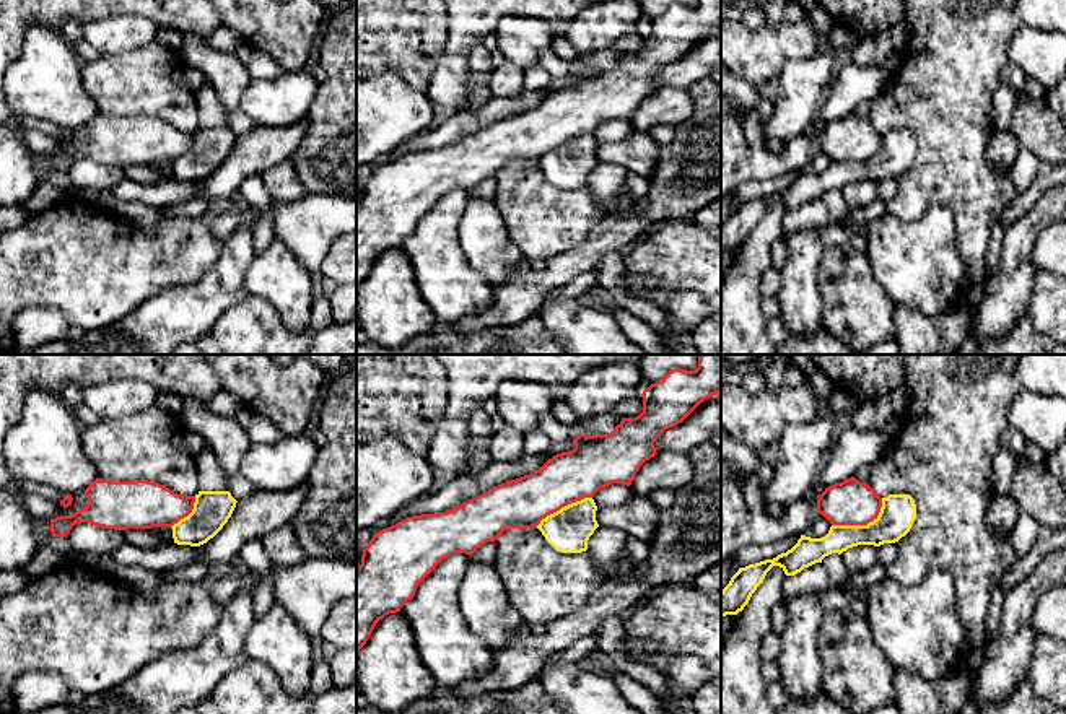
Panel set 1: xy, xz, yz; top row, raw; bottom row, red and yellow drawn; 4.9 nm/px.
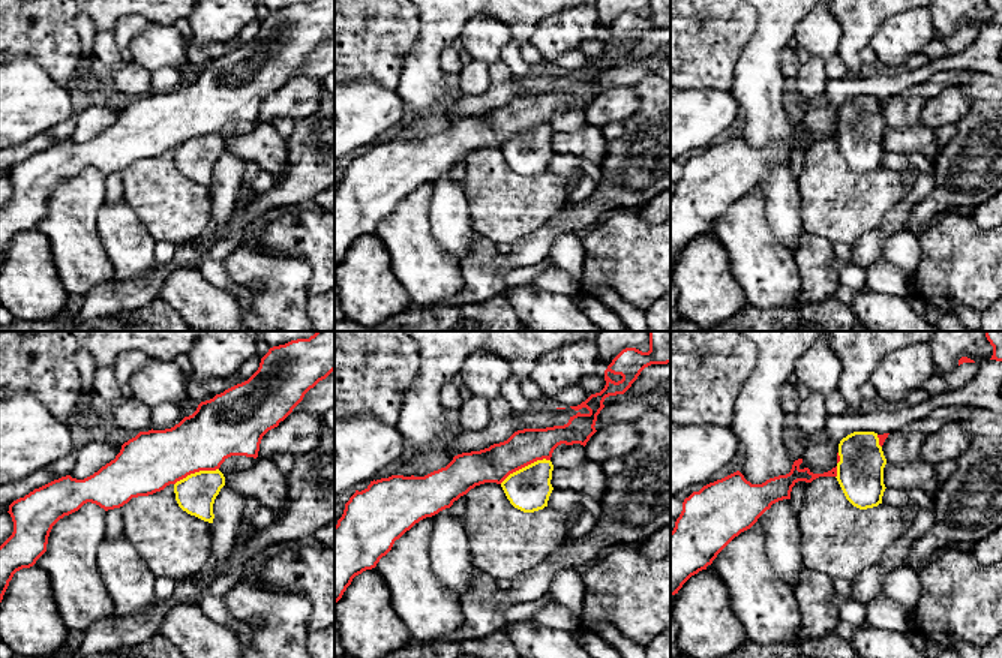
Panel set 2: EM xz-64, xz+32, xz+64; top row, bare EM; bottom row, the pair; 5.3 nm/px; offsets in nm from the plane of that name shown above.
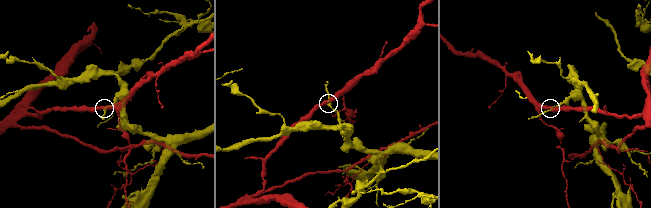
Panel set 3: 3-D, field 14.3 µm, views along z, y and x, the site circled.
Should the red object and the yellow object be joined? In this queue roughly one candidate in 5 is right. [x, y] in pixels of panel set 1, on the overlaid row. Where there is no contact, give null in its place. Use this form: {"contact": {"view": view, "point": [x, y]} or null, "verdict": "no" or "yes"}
{"contact": {"view": "yz", "point": [863, 524]}, "verdict": "no"}

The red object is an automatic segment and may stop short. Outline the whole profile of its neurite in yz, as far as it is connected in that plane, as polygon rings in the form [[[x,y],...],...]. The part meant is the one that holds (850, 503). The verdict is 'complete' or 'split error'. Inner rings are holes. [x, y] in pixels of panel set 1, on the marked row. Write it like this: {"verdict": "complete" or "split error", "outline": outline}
{"verdict": "complete", "outline": [[[854,477],[825,488],[817,499],[817,512],[832,525],[867,525],[880,507],[882,498]]]}

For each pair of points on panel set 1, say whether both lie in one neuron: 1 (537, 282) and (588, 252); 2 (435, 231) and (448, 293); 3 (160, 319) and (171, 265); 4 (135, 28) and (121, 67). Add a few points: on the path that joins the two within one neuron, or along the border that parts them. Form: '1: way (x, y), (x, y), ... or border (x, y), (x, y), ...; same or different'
1: way (550, 277), (575, 262); same
2: way (435, 246), (435, 256), (445, 278); same
3: border (202, 274), (191, 283), (163, 288), (134, 309); different
4: border (153, 39), (122, 52), (101, 54); different

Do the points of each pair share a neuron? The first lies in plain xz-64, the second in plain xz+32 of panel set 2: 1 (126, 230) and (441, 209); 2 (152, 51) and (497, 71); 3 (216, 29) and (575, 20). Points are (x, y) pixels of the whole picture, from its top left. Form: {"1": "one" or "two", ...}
{"1": "one", "2": "two", "3": "one"}

